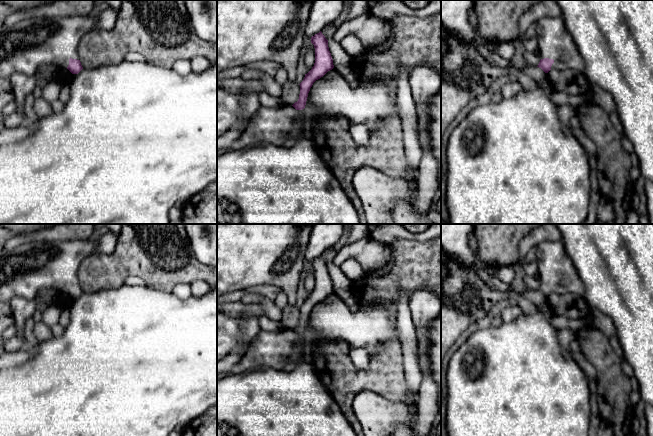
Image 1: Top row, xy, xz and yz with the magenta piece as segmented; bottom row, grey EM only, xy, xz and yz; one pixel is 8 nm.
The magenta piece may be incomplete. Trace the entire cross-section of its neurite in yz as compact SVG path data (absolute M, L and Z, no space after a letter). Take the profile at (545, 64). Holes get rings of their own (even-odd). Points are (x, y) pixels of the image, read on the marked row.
M544 17L537 23L536 36L538 39L538 52L540 62L537 67L541 68L545 73L551 69L564 71L567 69L582 71L585 69L585 63L581 57L573 39L566 29L565 22L561 17Z

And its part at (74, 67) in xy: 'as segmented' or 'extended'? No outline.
extended

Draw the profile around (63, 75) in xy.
M58 67L57 73L54 77L50 78L42 78L39 77L37 86L39 86L42 90L49 85L51 81L57 81L60 85L64 82L69 82L74 74L72 74L68 69Z

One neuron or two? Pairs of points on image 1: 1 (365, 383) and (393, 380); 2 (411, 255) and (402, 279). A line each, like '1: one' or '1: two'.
1: one
2: one

